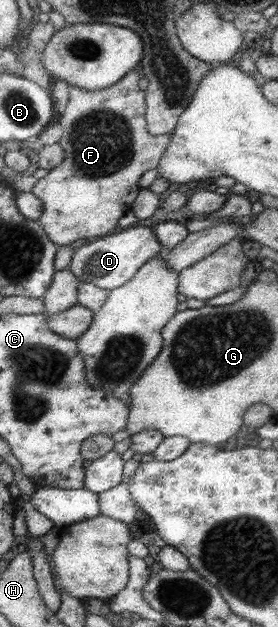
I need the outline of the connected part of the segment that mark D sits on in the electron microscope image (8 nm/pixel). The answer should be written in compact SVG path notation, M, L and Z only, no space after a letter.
M127 227L120 232L89 240L87 244L81 245L74 250L66 267L77 282L85 281L85 283L110 291L133 278L138 268L163 250L163 246L157 241L151 227Z

